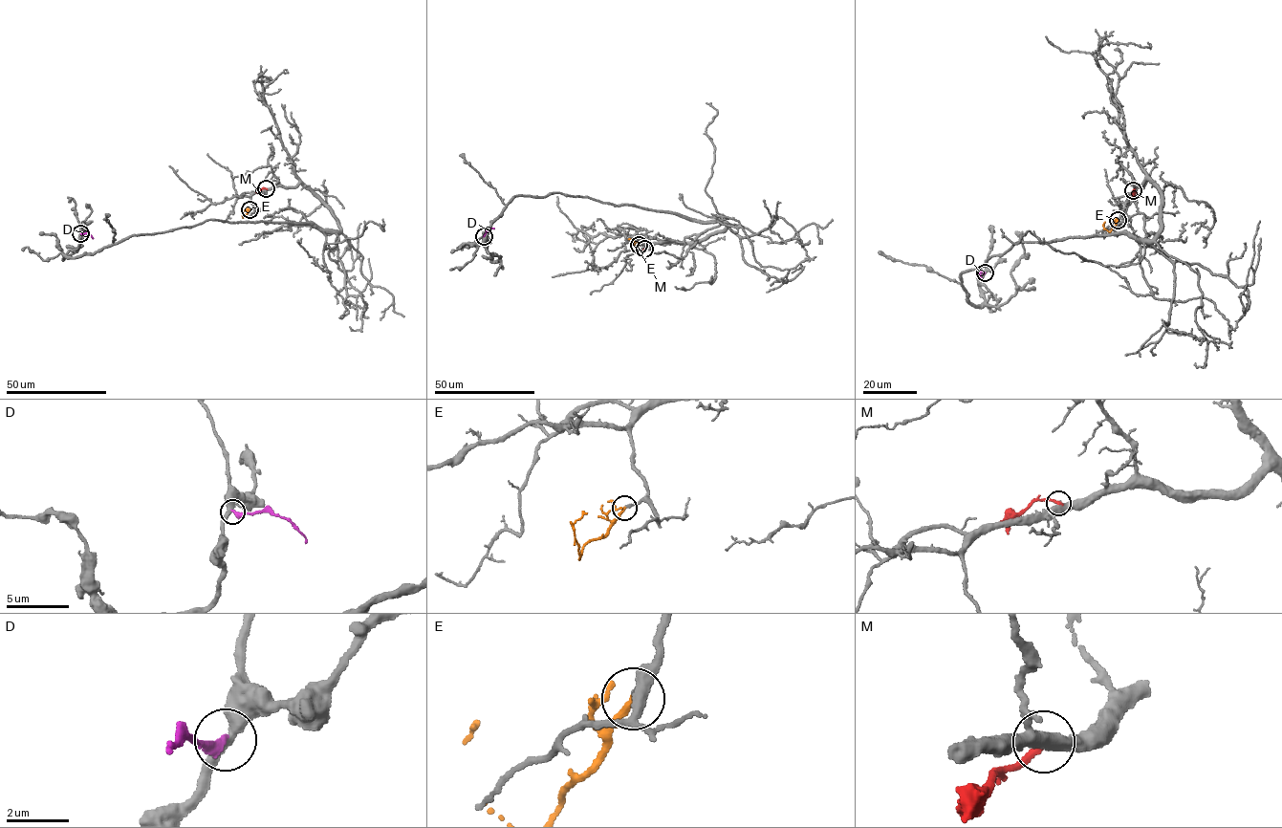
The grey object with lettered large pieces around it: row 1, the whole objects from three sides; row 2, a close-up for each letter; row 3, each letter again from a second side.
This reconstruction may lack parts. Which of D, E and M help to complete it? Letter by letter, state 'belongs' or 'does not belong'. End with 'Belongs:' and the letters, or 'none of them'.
D: does not belong
E: belongs
M: does not belong
Belongs: E

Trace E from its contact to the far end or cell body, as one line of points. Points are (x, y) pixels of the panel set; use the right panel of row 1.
E: (1118, 220), (1109, 231), (1103, 226), (1104, 222)

